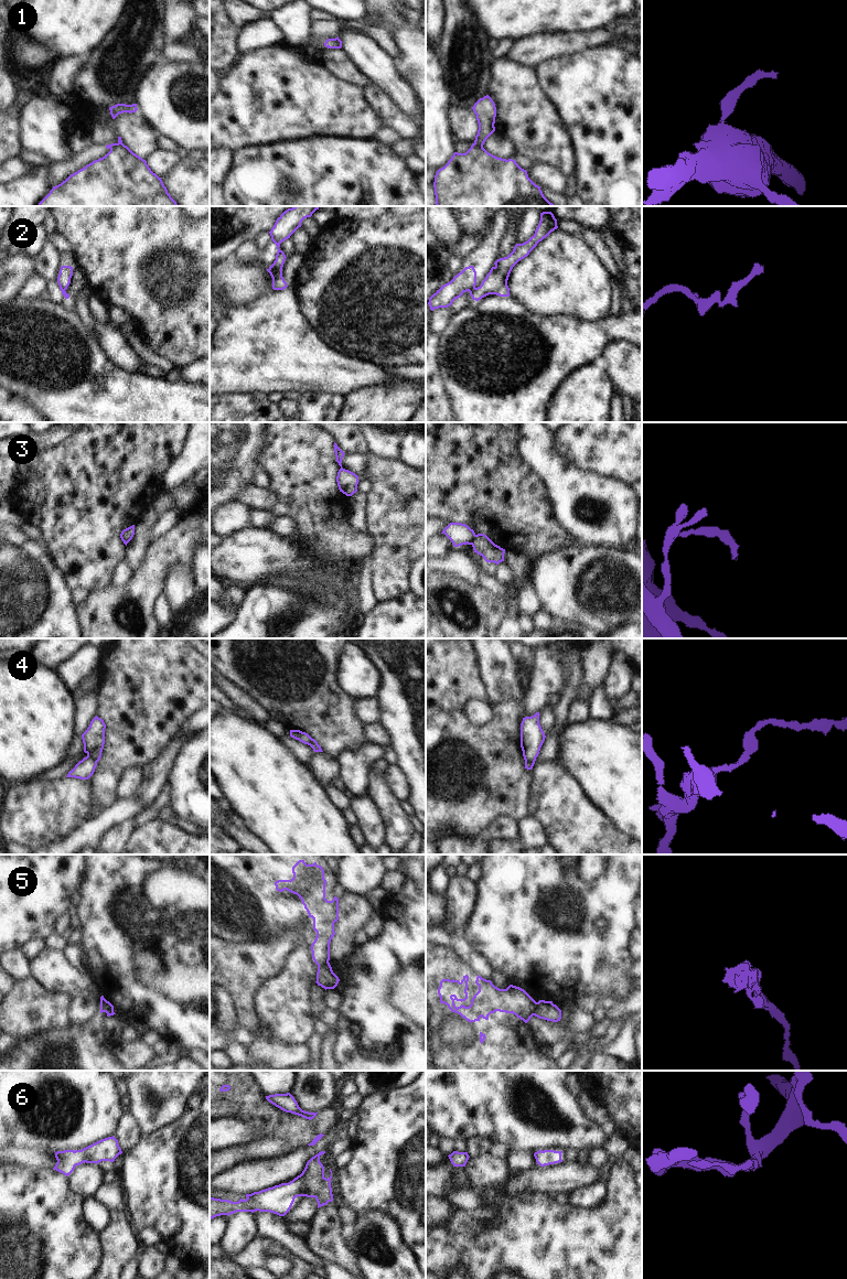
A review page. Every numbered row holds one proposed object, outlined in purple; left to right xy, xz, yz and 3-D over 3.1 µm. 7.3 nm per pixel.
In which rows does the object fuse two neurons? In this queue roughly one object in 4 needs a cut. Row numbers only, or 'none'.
1, 2, 3, 4, 5

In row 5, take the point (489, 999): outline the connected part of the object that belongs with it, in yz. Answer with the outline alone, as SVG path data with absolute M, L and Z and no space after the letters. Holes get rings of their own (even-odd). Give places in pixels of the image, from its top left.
M478 975L475 984L479 991L471 1000L471 1004L465 1007L461 1004L455 1007L454 1001L465 1001L468 999L469 976L463 976L461 981L442 979L438 988L440 1003L467 1021L480 1021L482 1017L489 1020L489 1015L496 1011L513 1013L525 1023L534 1015L537 1002L522 988L510 985L506 989L495 987L491 980L486 980Z

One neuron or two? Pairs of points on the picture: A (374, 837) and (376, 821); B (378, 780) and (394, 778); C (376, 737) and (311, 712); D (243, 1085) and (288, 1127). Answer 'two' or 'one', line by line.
A: one
B: two
C: two
D: one

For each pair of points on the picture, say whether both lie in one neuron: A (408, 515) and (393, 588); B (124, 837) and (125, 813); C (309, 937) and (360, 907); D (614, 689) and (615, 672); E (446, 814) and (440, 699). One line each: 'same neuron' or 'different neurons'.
A: same neuron
B: different neurons
C: different neurons
D: same neuron
E: same neuron

